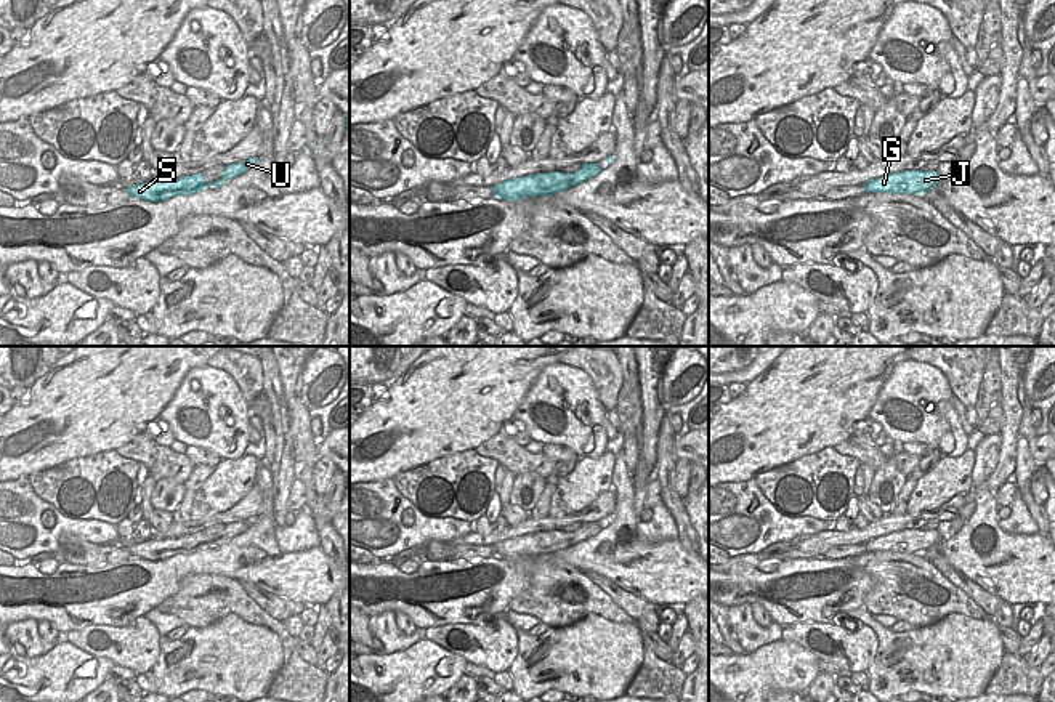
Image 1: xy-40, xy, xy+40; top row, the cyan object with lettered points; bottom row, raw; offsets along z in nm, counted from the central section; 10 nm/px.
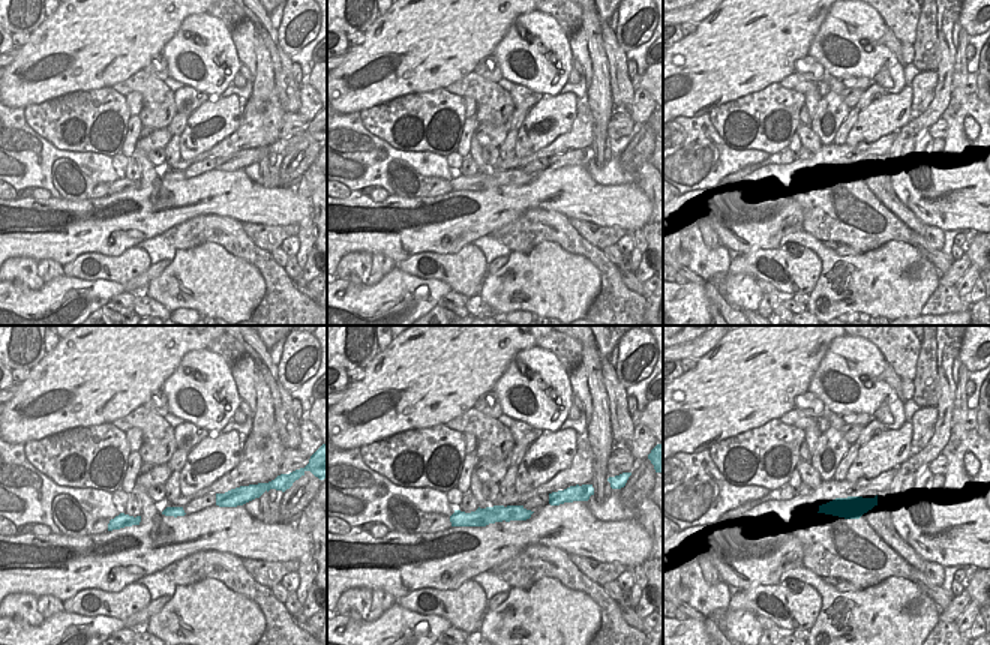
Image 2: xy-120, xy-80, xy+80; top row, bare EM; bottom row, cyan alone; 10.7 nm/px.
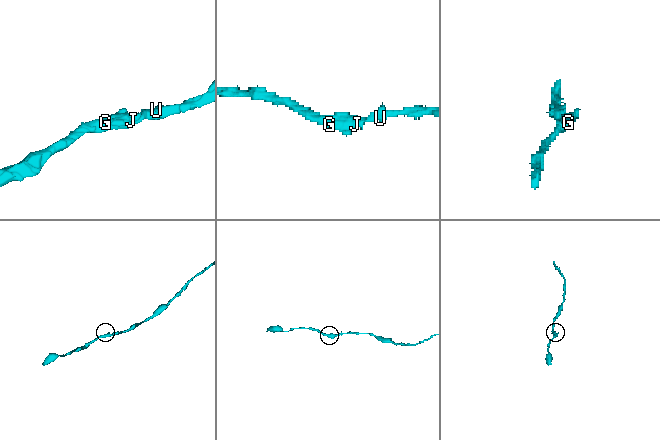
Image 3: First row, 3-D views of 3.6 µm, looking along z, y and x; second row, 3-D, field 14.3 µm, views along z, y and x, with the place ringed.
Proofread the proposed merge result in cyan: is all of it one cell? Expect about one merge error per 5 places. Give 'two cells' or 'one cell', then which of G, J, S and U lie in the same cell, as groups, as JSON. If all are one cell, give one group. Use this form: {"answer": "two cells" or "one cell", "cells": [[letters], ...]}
{"answer": "one cell", "cells": [["G", "J", "S", "U"]]}

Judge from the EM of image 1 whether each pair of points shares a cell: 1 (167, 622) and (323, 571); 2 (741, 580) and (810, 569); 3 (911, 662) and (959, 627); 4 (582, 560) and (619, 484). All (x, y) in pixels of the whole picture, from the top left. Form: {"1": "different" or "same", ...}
{"1": "different", "2": "same", "3": "same", "4": "same"}

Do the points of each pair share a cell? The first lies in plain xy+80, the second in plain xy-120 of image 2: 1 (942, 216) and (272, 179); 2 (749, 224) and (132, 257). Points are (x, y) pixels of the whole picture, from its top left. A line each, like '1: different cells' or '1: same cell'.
1: different cells
2: different cells

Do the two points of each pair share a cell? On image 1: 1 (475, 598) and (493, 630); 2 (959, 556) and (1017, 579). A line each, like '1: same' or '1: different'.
1: different
2: same

